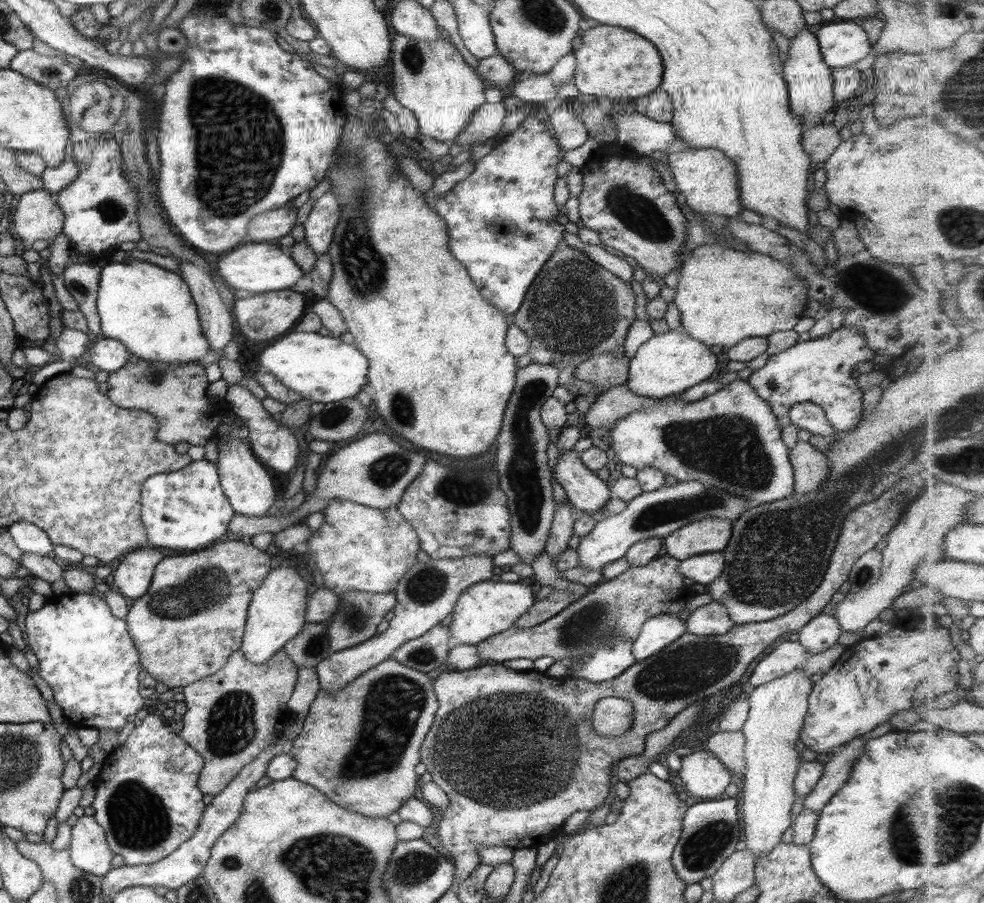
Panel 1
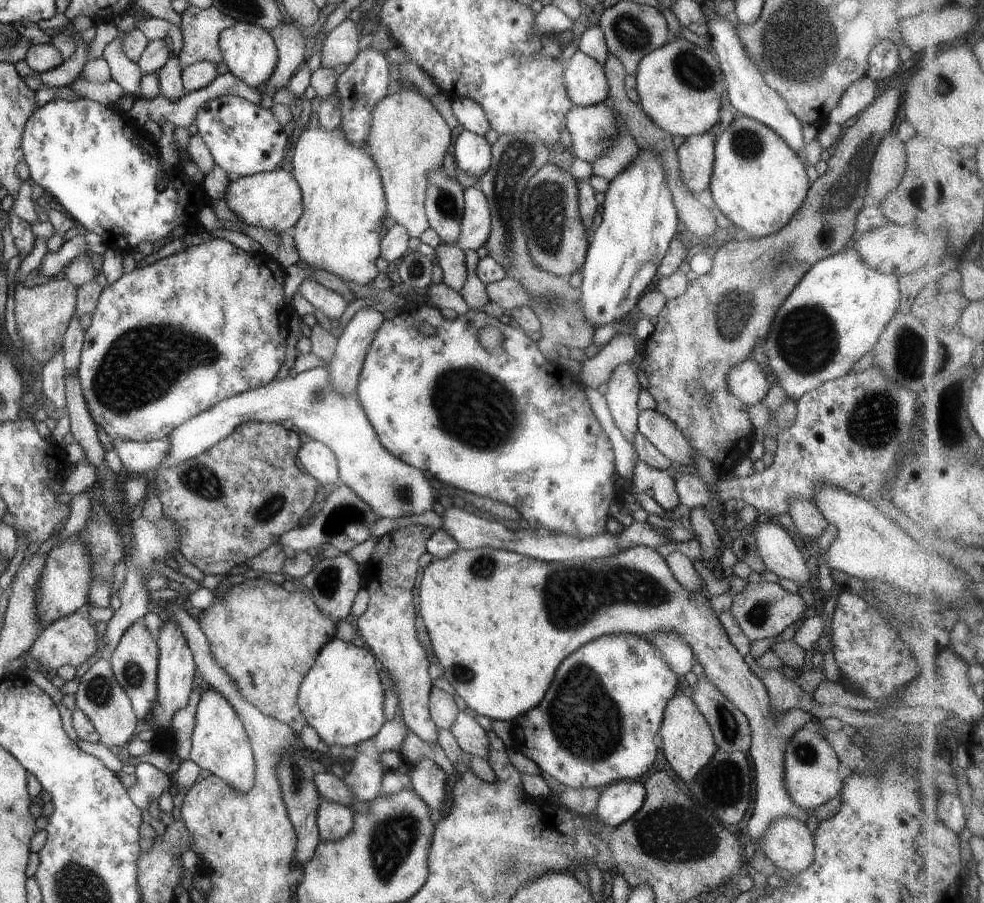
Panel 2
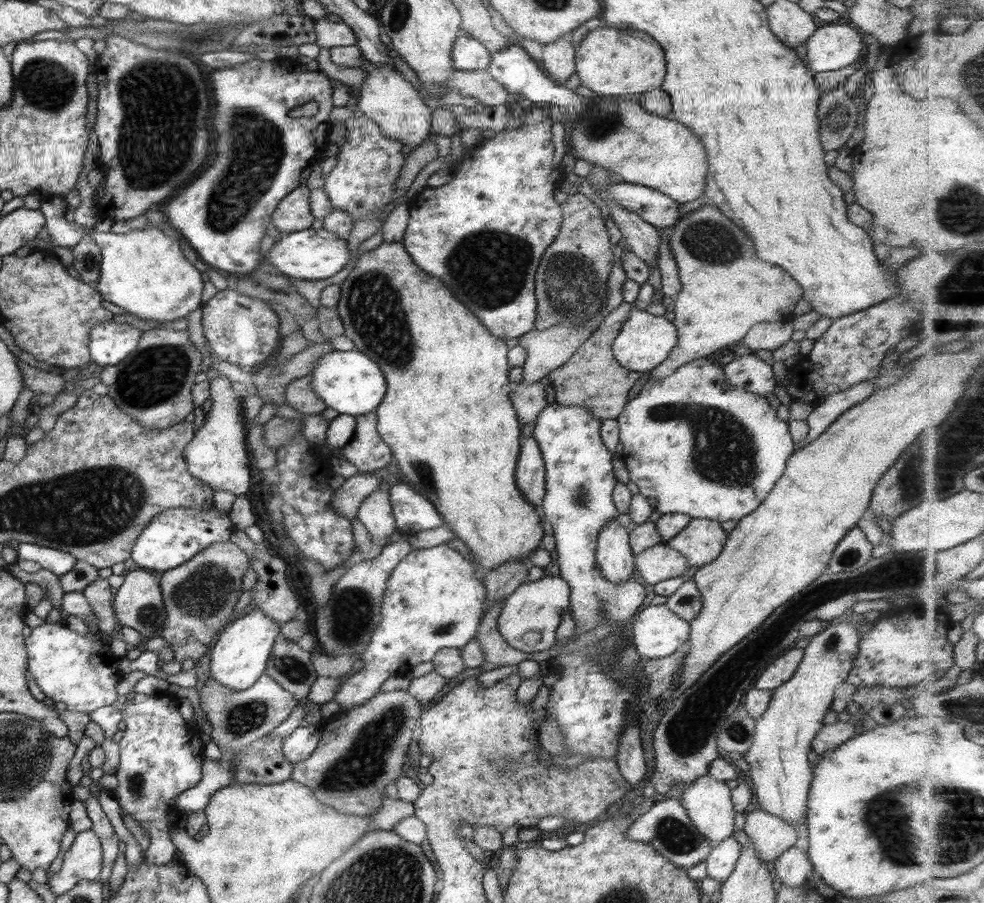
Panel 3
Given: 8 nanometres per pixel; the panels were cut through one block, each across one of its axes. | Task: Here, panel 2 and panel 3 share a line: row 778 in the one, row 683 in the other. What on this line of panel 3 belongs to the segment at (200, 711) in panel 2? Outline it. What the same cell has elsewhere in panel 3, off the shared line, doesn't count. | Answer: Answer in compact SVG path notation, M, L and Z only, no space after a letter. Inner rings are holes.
M249 608L249 612L242 618L229 622L211 648L209 676L229 690L247 690L264 673L273 642L280 637L279 626L281 624L271 621L271 618L267 618L267 615L257 608Z

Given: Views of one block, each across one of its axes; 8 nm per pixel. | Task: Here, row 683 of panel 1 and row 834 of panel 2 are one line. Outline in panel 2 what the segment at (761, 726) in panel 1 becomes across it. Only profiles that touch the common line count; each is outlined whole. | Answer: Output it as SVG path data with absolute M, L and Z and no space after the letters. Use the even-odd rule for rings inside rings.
M785 818L772 823L759 847L777 870L785 875L795 875L811 865L813 840L805 823Z

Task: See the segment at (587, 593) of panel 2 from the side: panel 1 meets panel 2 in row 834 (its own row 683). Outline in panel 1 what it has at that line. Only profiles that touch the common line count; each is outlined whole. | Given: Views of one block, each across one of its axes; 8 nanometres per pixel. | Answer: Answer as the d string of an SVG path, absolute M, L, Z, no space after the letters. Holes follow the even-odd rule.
M781 642L755 666L748 678L748 683L753 687L761 686L761 684L781 678L795 669L803 669L808 677L812 674L815 675L820 670L826 673L840 658L844 650L841 642L837 642L822 656L809 655L797 642Z

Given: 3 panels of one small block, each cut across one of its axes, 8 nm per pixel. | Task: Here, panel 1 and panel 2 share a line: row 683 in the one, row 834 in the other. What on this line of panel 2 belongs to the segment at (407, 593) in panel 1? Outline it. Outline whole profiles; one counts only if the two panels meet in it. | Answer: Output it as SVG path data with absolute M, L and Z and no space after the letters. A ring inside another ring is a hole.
M321 799L316 813L318 841L327 843L343 839L352 832L352 816L351 808Z

